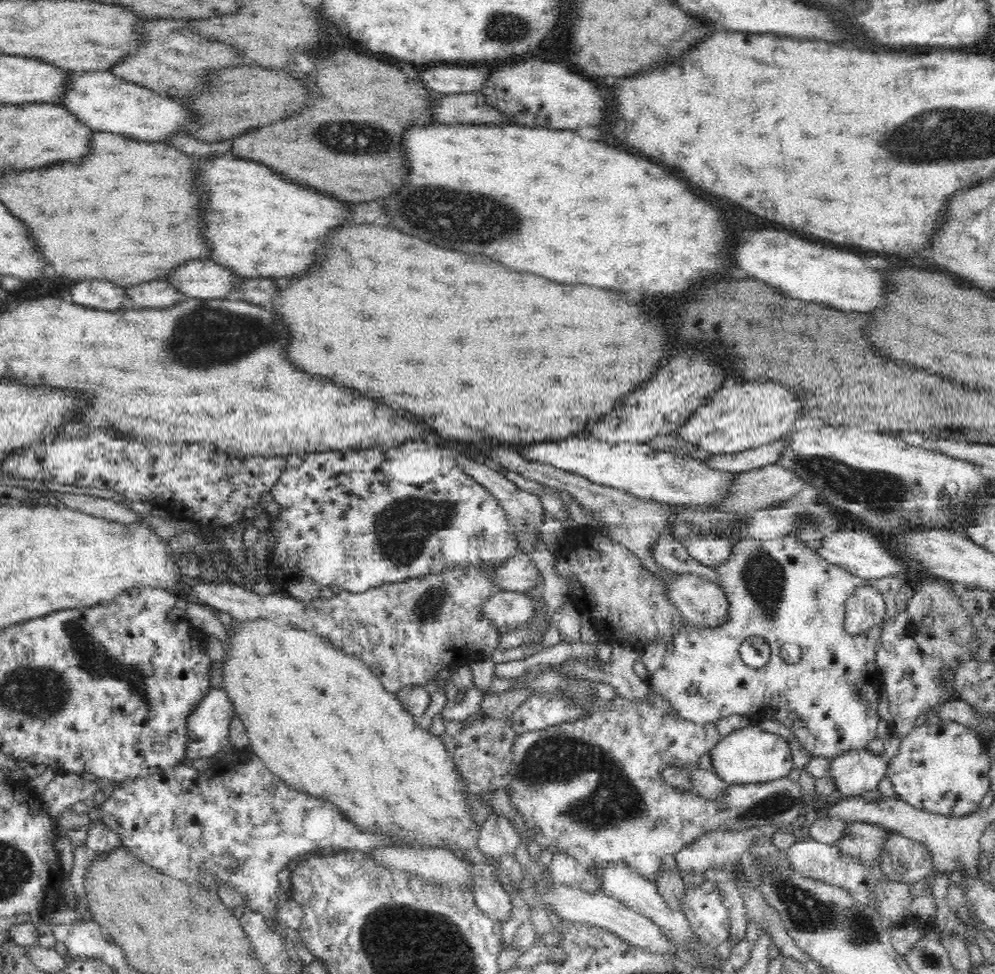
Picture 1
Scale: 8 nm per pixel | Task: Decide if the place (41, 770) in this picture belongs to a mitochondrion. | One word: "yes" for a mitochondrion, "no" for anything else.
no

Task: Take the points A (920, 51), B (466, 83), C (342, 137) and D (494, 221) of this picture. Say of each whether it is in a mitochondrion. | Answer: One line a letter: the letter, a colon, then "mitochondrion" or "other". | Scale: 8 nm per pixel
A: other
B: other
C: mitochondrion
D: mitochondrion

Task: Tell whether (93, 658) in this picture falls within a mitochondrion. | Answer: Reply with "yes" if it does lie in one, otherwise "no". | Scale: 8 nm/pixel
yes

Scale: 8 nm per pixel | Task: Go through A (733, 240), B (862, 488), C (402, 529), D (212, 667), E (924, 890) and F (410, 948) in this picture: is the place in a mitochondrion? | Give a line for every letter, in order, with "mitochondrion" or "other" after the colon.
A: other
B: mitochondrion
C: mitochondrion
D: other
E: other
F: mitochondrion

